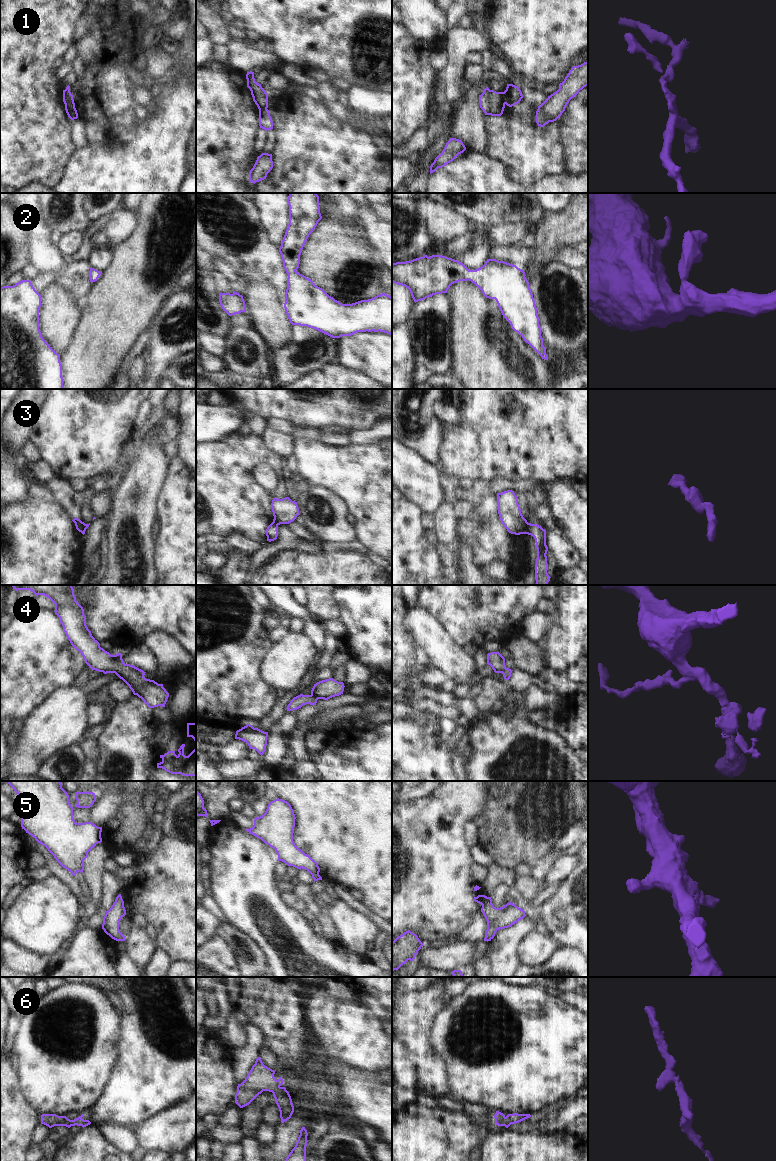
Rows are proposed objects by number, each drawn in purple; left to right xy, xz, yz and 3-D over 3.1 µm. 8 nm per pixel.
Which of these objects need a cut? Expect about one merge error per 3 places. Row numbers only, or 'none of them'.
1, 3, 4

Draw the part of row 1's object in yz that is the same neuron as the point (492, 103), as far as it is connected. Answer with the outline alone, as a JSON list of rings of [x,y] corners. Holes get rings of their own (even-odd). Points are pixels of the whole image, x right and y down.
[[[486,87],[481,95],[479,95],[480,108],[485,115],[501,116],[503,114],[506,96],[503,92],[496,92]]]

